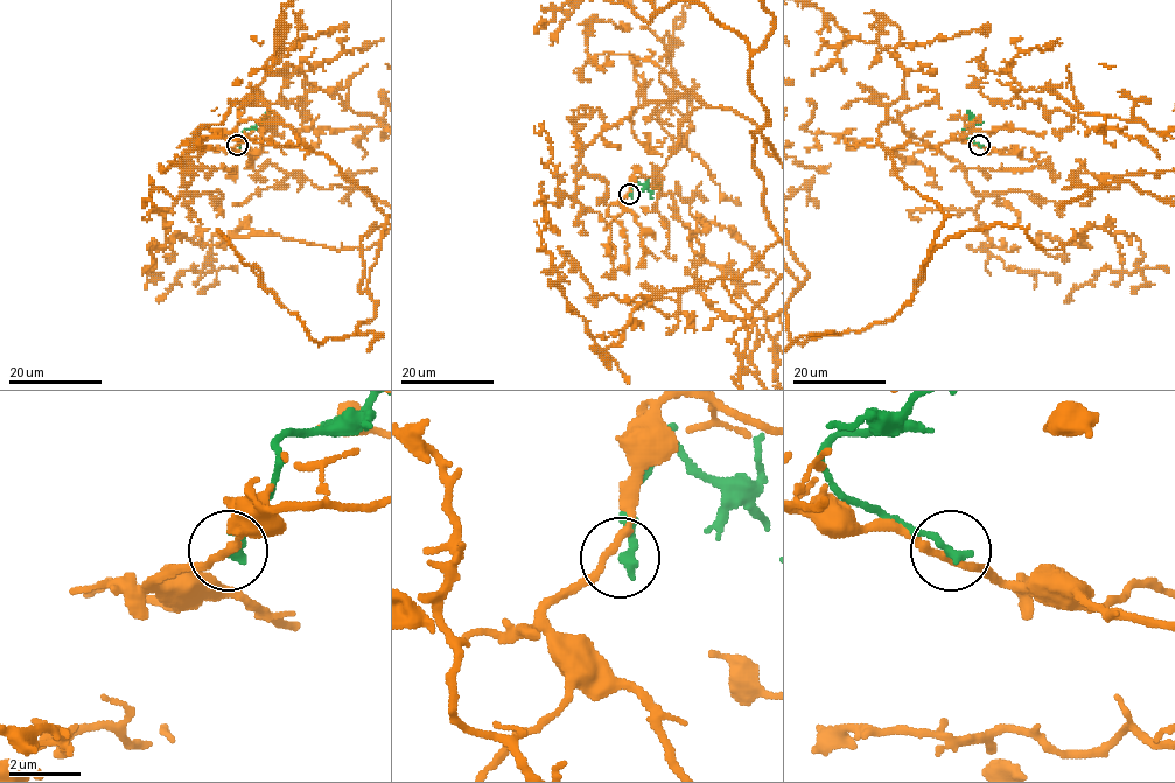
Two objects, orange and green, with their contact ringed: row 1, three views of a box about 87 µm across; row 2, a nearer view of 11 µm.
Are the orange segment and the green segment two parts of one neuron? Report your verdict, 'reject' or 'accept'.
reject

